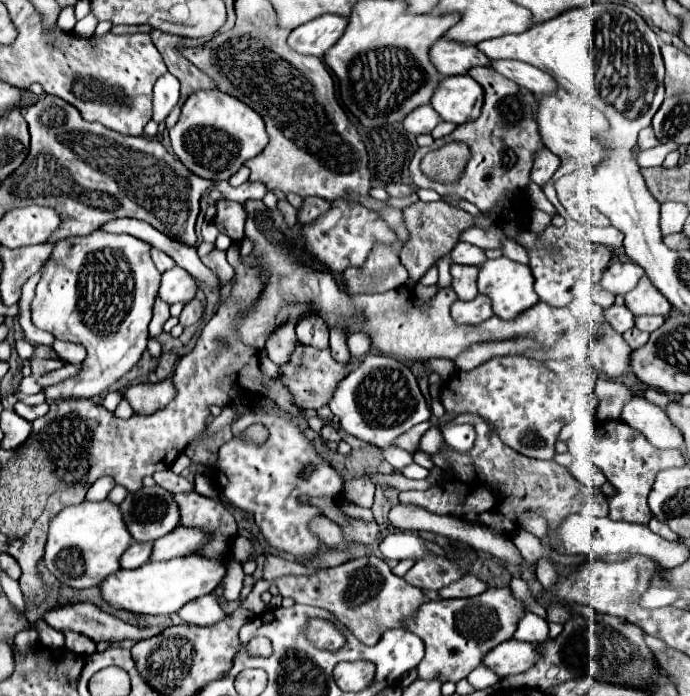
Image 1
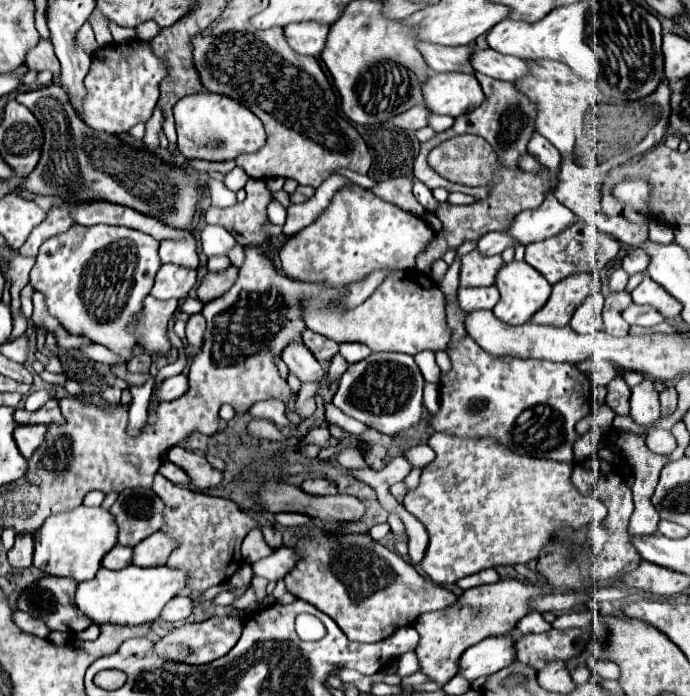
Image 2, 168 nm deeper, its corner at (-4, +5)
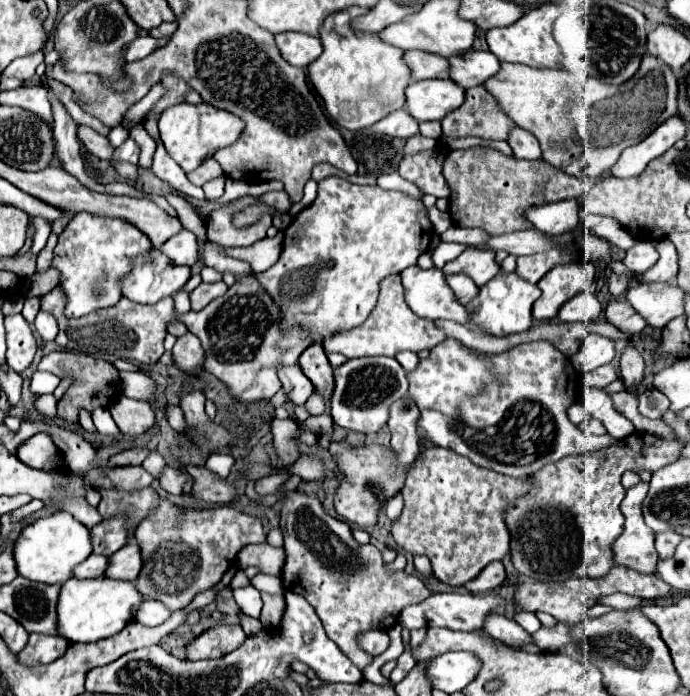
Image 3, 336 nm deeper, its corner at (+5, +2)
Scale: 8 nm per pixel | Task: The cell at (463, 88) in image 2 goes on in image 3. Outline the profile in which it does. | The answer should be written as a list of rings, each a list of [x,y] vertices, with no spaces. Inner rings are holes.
[[[426,79],[406,89],[406,111],[418,123],[440,121],[464,103],[464,89],[450,79]]]

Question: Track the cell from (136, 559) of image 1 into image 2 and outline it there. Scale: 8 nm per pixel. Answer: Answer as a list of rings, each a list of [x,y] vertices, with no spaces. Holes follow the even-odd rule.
[[[117,544],[117,546],[103,558],[101,564],[103,564],[105,568],[109,568],[109,570],[121,570],[121,568],[133,564],[131,560],[133,560],[133,548]]]

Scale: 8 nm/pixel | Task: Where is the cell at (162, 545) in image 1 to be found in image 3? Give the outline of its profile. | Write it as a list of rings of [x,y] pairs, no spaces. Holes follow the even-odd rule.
[[[136,541],[124,545],[118,549],[114,555],[108,559],[108,569],[104,571],[104,577],[120,579],[120,581],[134,581],[142,569],[142,557],[140,557],[140,547]]]

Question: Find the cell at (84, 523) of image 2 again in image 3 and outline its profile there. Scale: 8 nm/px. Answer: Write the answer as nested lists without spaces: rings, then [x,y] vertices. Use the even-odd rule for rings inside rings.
[[[58,511],[50,517],[42,517],[30,525],[26,525],[20,537],[14,543],[14,561],[20,577],[38,583],[66,583],[72,575],[72,569],[82,563],[92,553],[90,529],[76,521],[70,513]]]

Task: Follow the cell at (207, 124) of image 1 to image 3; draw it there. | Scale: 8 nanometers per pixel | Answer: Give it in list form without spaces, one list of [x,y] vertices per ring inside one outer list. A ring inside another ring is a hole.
[[[180,103],[180,105],[172,105],[168,107],[160,121],[158,121],[158,129],[160,129],[160,139],[168,151],[168,155],[186,171],[194,171],[204,159],[212,157],[214,151],[232,145],[236,141],[236,137],[240,137],[244,123],[234,117],[228,111],[220,111],[208,103],[200,103],[200,105],[190,105],[190,103]]]

